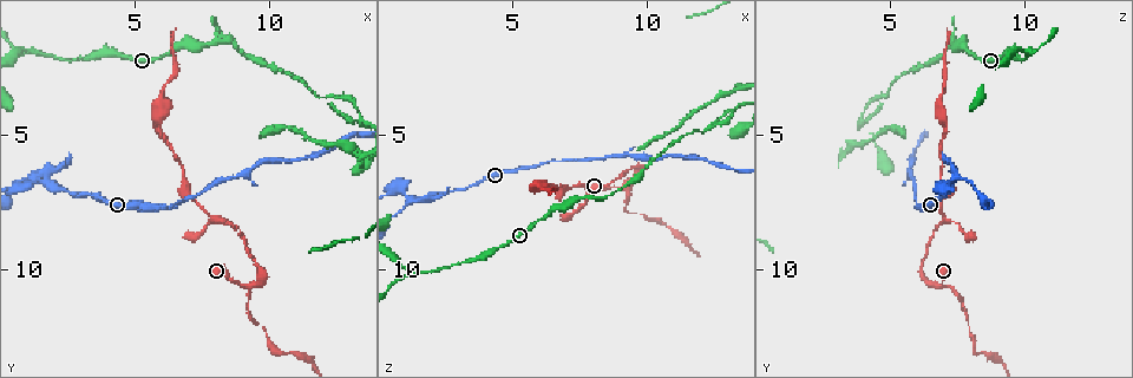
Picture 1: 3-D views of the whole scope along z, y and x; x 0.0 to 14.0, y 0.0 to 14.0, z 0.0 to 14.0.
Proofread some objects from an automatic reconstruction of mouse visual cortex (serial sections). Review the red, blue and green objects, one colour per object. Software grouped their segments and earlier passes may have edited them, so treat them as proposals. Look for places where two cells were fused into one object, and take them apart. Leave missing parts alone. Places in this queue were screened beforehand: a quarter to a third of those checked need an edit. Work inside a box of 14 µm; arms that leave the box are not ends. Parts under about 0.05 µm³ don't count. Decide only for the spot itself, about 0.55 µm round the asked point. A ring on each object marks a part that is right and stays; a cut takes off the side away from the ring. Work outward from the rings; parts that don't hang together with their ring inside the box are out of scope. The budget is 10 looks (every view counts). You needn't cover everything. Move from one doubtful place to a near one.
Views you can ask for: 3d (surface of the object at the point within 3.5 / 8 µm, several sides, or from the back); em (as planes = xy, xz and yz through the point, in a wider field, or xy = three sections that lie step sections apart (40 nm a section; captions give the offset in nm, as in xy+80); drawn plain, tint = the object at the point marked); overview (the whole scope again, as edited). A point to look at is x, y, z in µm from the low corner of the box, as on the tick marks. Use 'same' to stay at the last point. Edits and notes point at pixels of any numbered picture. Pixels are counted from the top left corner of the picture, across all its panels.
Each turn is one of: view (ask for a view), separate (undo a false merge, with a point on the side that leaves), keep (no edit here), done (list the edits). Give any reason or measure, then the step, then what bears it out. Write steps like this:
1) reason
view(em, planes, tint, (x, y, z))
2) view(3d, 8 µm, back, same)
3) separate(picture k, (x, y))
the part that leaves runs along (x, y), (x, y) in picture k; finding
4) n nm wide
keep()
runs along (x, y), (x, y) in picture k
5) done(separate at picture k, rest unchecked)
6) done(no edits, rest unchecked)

sharp bend
view(3d, 3.5 µm, (9.2, 10.7, 7.1))

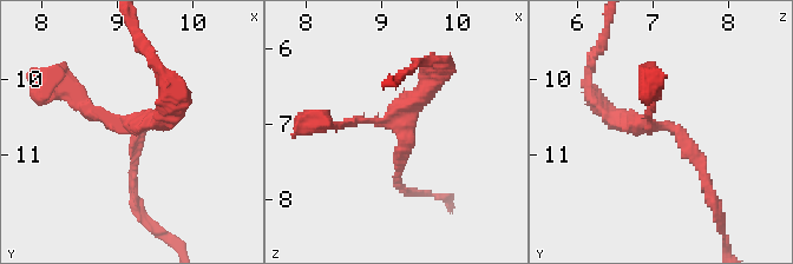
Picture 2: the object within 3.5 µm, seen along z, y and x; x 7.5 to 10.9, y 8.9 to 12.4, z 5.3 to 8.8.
3 arms; arms of 150, 150, 250 nm; shape alone is not enough
view(em, xy, step 5, tint, (9.15, 10.60, 6.95))

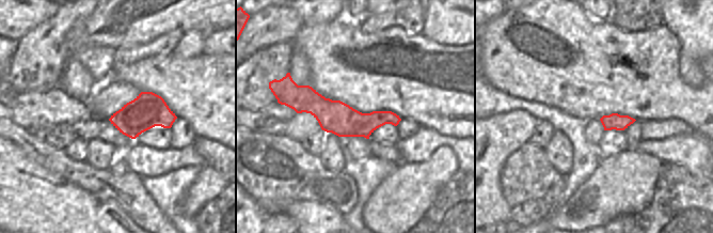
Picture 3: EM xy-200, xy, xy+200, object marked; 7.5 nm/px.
240 nm wide
keep()
runs along (287, 101), (342, 120), (396, 121) in picture 3; all the same cell

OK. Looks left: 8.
three-way junction
view(em, xy, step 3, tint, (8.0, 8.2, 7.1))

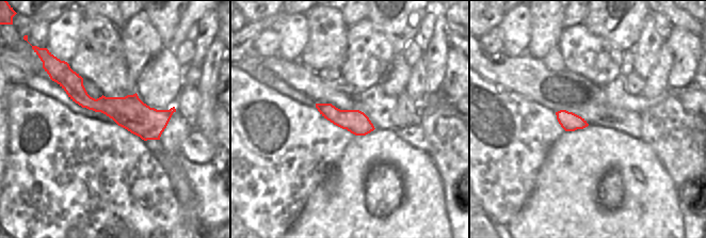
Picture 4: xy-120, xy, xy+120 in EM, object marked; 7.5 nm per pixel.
view(3d, 3.5 µm, same)

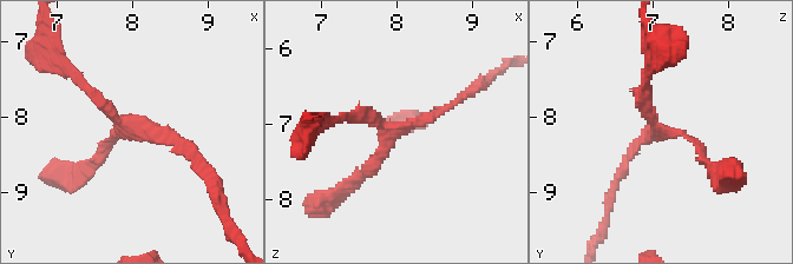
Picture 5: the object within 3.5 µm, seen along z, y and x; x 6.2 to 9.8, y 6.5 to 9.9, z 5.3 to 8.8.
3 arms; arms of 100, 150, 200 nm
keep()
runs along (57, 78), (94, 105), (170, 112) in picture 4; one cell here

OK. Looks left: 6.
side arm on a straight run
view(3d, 3.5 µm, back, (1.3, 1.9, 10.2))

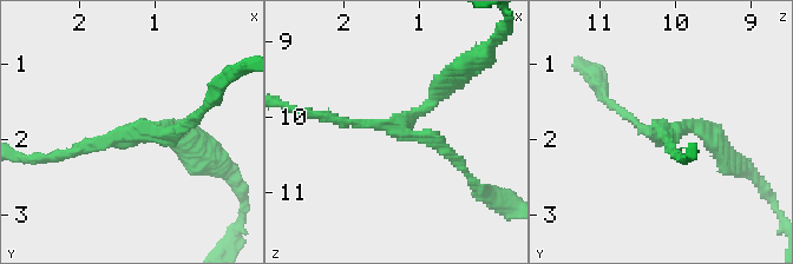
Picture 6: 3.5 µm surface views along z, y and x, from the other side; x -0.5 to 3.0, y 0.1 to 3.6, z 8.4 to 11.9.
3 arms; arms of 150, 150, 200 nm; now the EM
view(em, xy, step 5, tint, (1.25, 1.95, 10.15))

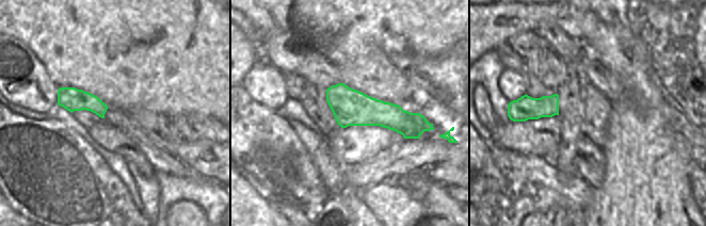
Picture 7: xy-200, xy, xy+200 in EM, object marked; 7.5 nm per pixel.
keep()
continuous, no second cell

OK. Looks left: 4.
thick turns thin
view(3d, 3.5 µm, (7.6, 1.7, 7.4))

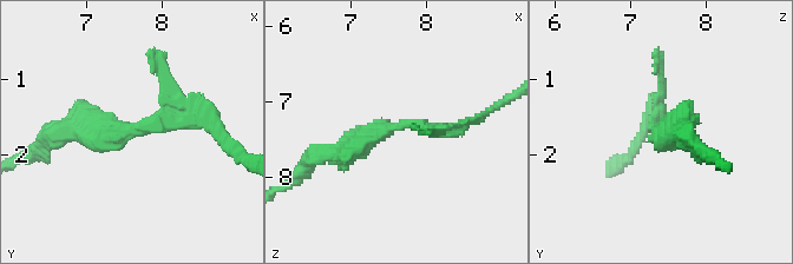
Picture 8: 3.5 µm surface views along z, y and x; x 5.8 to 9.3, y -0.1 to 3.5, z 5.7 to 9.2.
view(em, xy, step 2, tint, (7.60, 1.65, 7.30))

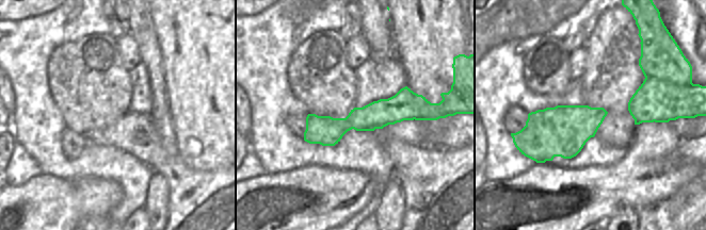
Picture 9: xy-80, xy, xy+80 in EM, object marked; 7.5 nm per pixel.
view(em, xy, step 1, tint, same)

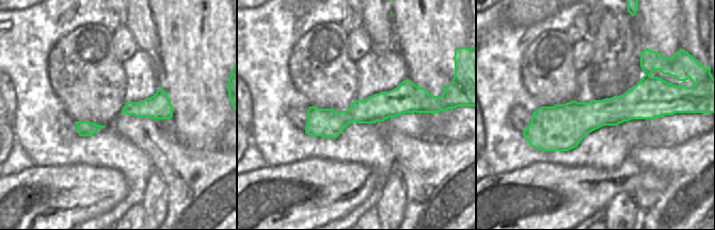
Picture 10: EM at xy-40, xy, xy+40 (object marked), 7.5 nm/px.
separate(picture 8, (465, 125))
the part that leaves runs along (426, 127), (461, 127), (509, 97) in picture 8; a second cell is stuck on

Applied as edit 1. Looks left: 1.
done(separate at picture 8, rest unchecked)

